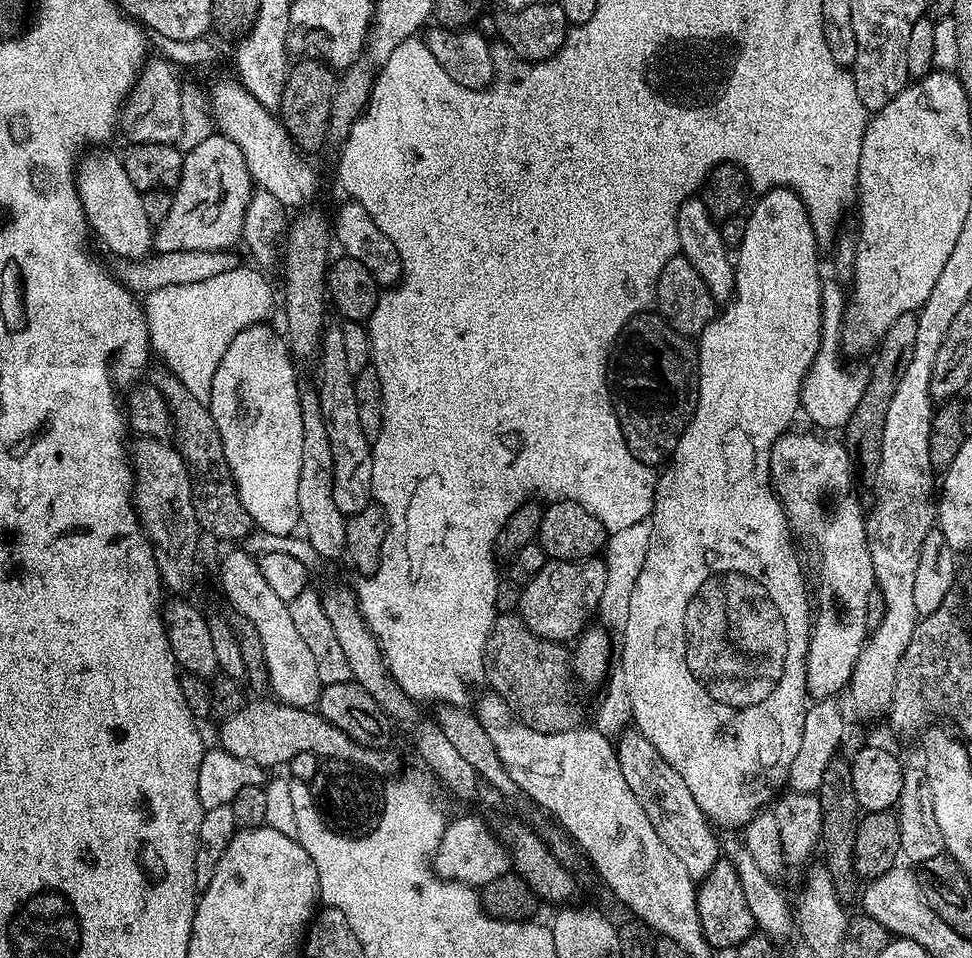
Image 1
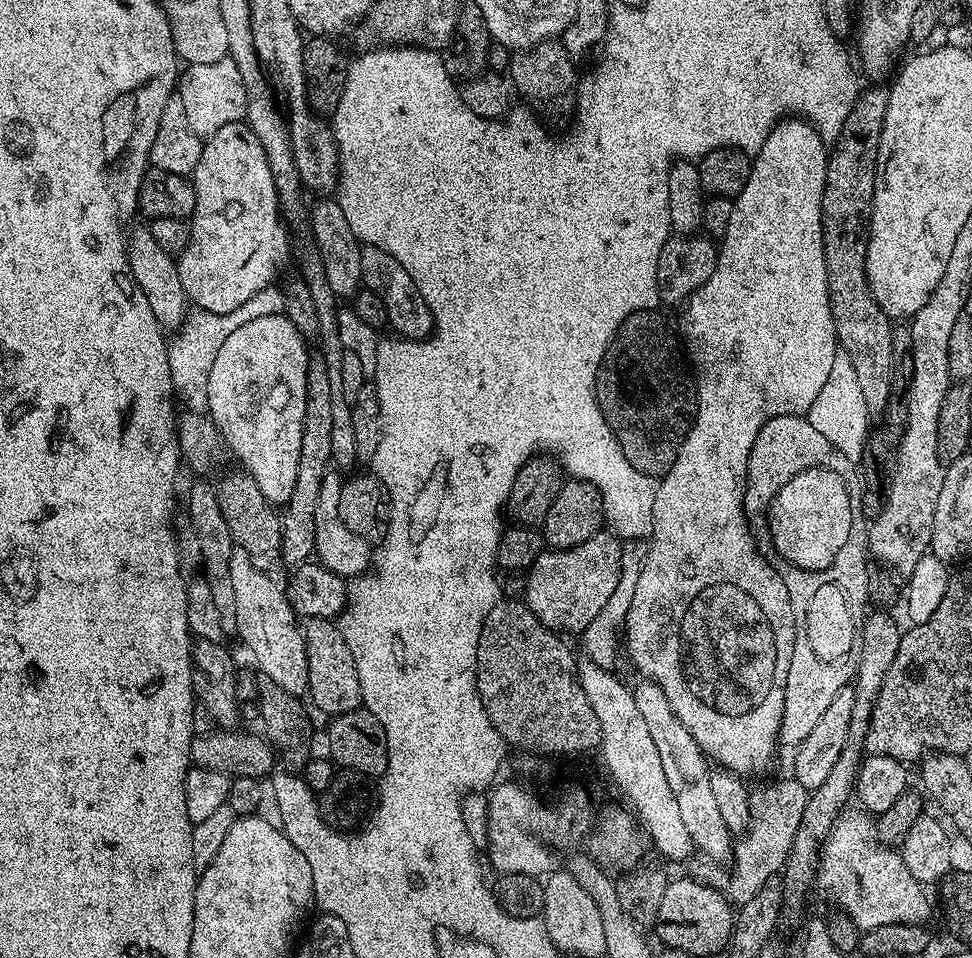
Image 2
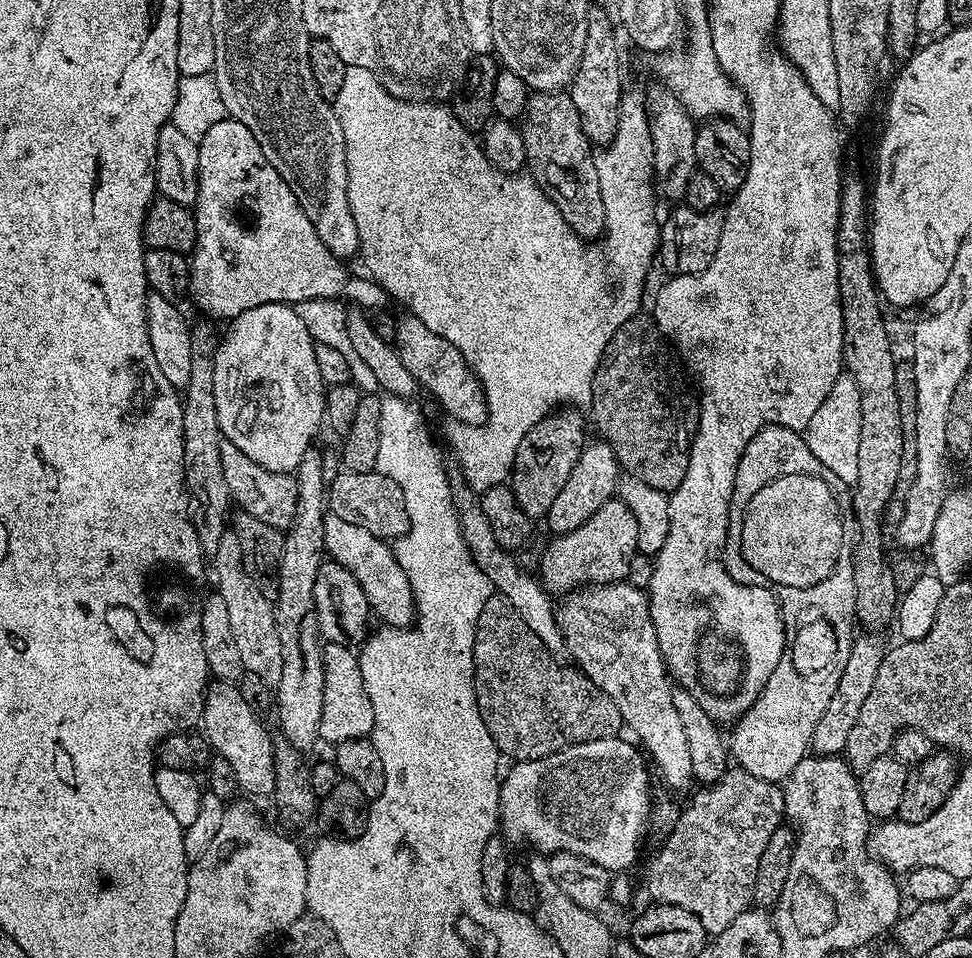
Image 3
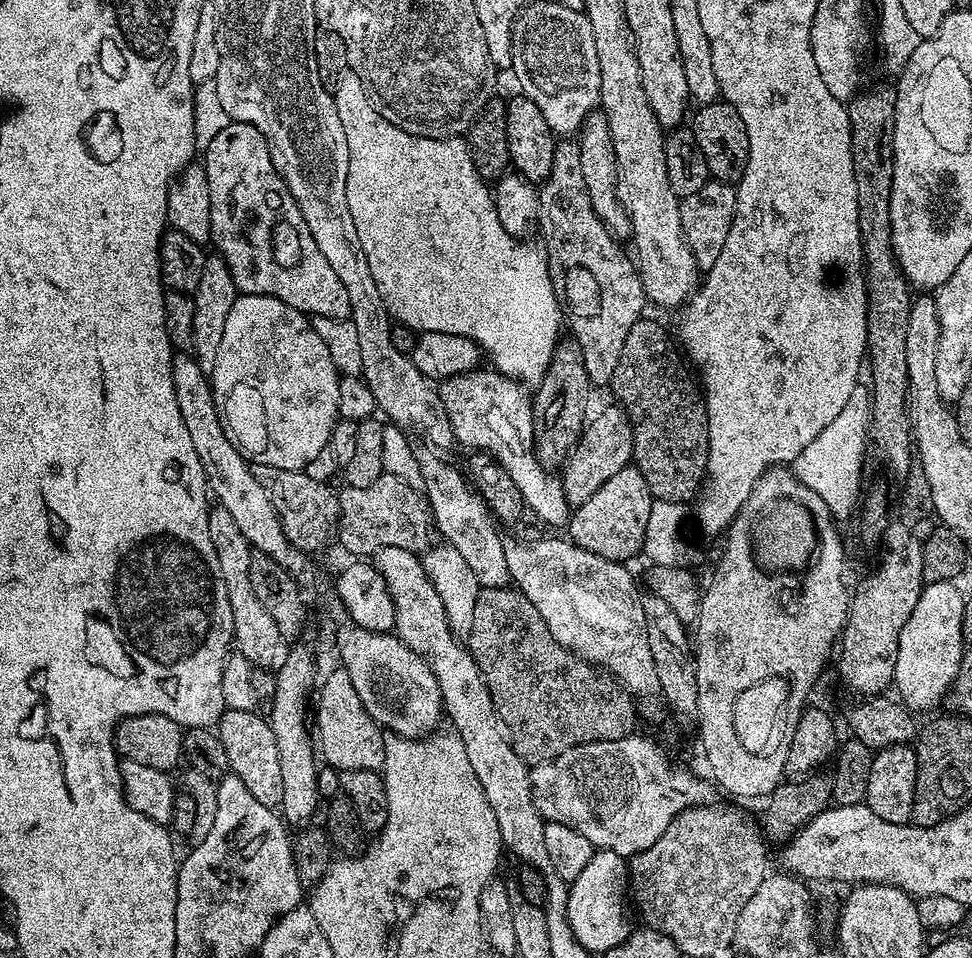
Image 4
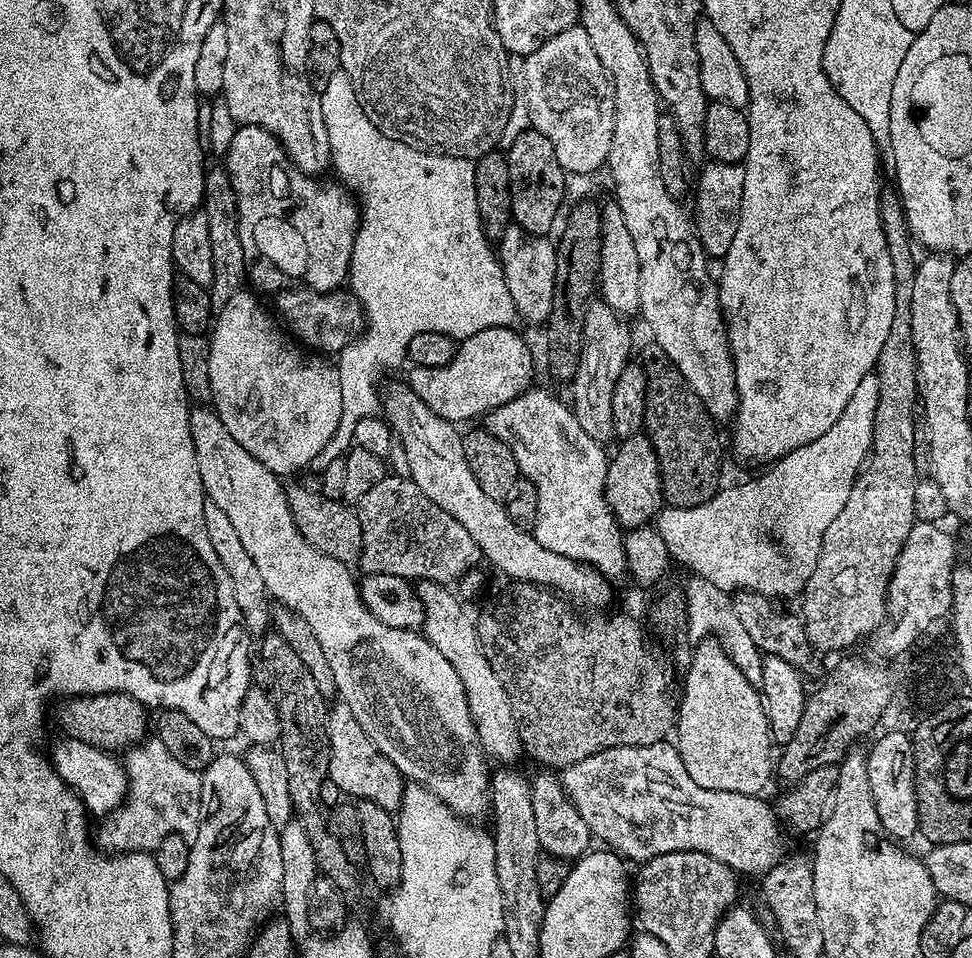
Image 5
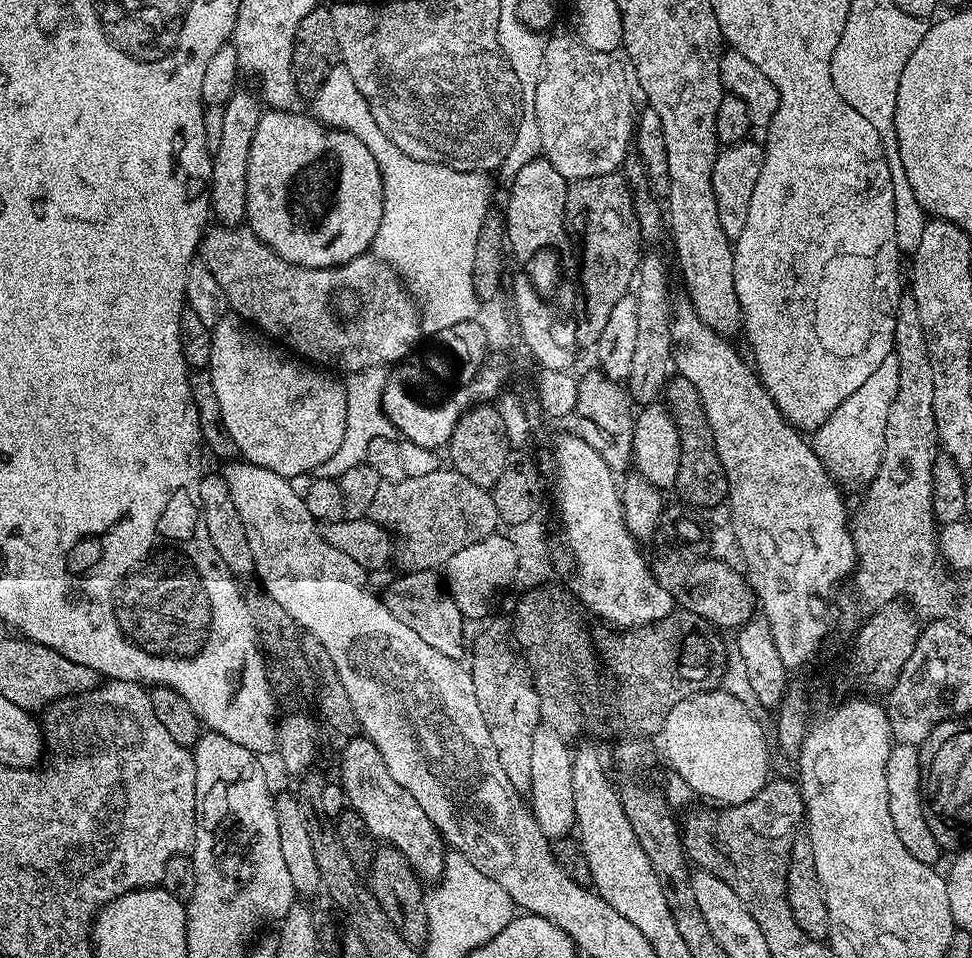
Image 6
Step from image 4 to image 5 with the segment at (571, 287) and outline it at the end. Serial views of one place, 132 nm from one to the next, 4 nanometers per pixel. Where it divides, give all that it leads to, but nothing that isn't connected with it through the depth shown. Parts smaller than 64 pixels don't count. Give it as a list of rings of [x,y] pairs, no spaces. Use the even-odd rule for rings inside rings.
[[[600,298],[588,304],[584,315],[584,345],[580,355],[580,365],[570,381],[572,400],[570,407],[582,425],[582,430],[590,434],[602,446],[608,439],[613,439],[612,407],[610,398],[614,398],[614,382],[618,382],[618,374],[630,363],[628,356],[632,352],[632,332],[628,329],[629,322],[623,315],[615,312],[610,305]]]

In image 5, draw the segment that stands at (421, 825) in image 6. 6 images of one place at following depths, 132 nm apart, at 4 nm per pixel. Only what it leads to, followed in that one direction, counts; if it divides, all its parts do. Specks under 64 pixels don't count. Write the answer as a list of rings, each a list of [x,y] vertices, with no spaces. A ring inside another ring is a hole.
[[[336,702],[328,710],[328,737],[330,738],[330,770],[328,779],[338,785],[338,790],[345,797],[353,801],[369,800],[378,802],[382,810],[395,813],[399,809],[406,781],[394,762],[386,758],[374,746],[370,734],[358,726],[358,718],[354,718],[354,713],[350,711],[350,706],[343,702]]]

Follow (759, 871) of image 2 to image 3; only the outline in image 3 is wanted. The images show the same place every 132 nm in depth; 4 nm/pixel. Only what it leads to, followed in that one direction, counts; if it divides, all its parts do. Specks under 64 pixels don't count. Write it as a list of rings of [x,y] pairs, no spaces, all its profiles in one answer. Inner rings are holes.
[[[732,766],[719,784],[699,790],[691,793],[692,801],[687,802],[677,826],[659,845],[644,880],[653,901],[690,910],[709,937],[715,938],[753,903],[758,858],[762,858],[770,834],[781,828],[785,819],[784,789]]]

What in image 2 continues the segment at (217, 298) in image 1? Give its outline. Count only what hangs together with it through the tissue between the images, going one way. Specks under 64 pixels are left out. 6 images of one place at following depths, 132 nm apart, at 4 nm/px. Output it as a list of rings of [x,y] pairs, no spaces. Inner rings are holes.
[[[269,286],[258,290],[248,302],[242,302],[238,310],[230,310],[230,314],[216,314],[197,307],[185,315],[180,327],[175,329],[173,338],[168,344],[168,361],[170,362],[170,378],[175,395],[184,403],[183,407],[189,412],[208,411],[208,383],[210,370],[214,366],[222,342],[238,330],[238,326],[246,326],[254,318],[278,316],[284,310],[284,294],[279,287]]]

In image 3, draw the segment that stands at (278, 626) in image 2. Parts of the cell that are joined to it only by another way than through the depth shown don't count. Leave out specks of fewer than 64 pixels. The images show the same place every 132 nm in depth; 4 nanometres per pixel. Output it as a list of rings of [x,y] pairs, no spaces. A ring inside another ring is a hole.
[[[226,530],[218,542],[218,550],[210,557],[210,572],[216,575],[215,591],[226,602],[226,610],[230,614],[230,627],[234,629],[234,639],[238,641],[238,650],[242,653],[242,662],[245,672],[258,674],[262,682],[274,686],[282,678],[282,646],[278,642],[278,626],[276,625],[276,609],[273,601],[261,592],[260,587],[250,578],[250,574],[244,565],[244,551],[242,542],[233,534]]]

